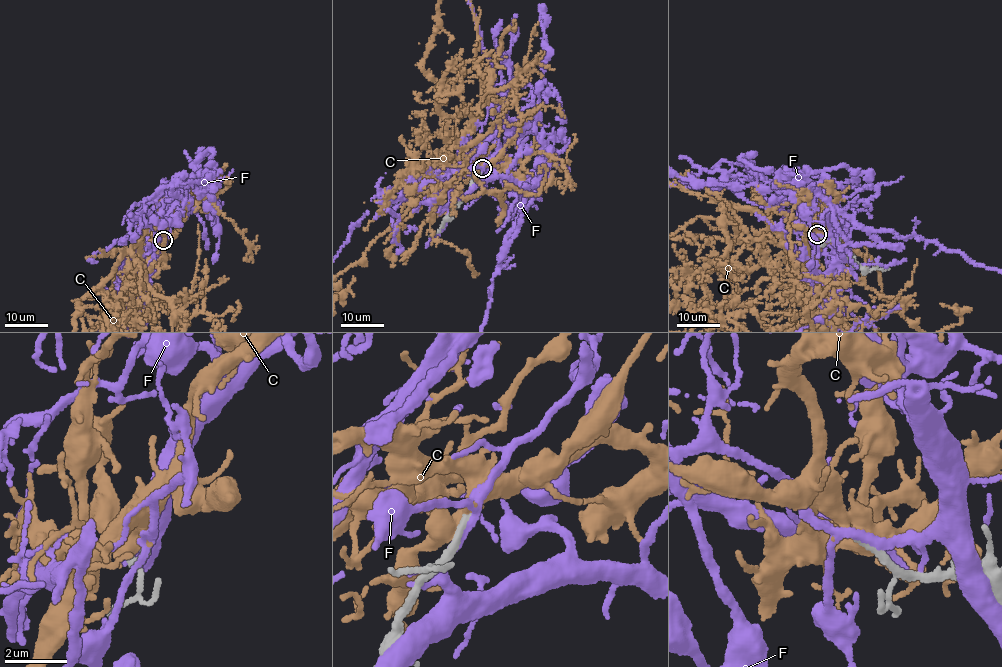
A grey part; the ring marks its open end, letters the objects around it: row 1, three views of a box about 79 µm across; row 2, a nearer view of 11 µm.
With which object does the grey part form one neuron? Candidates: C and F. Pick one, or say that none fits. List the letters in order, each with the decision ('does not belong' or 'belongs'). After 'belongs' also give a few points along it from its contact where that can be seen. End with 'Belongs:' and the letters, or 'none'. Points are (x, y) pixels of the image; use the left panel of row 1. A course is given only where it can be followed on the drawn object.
C: belongs
F: does not belong
Belongs: C

